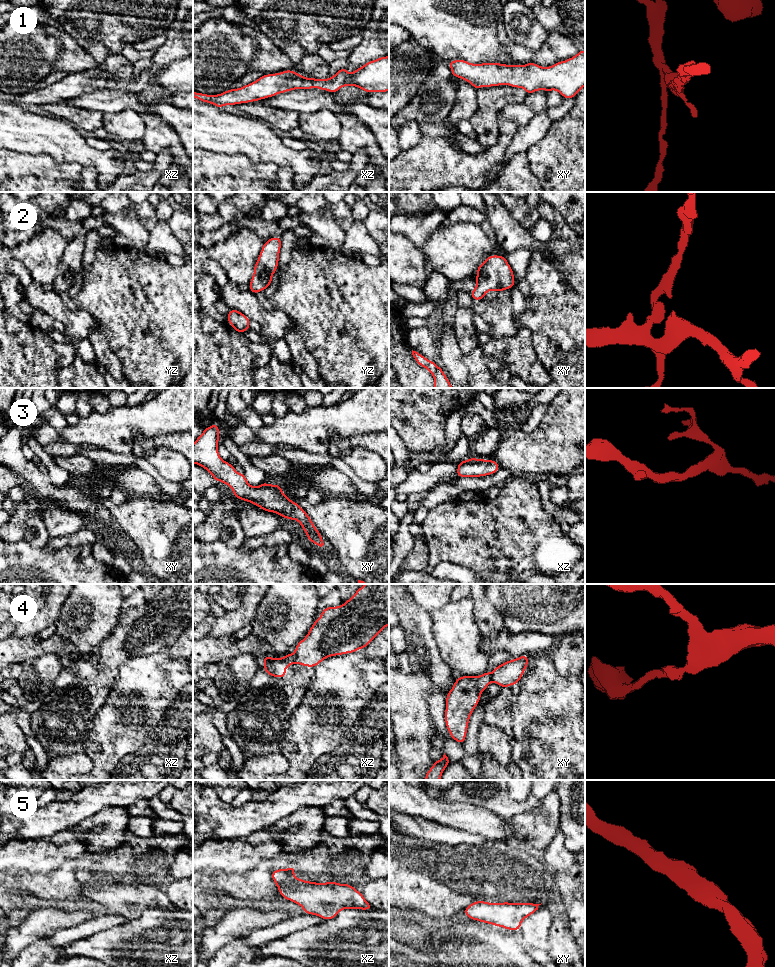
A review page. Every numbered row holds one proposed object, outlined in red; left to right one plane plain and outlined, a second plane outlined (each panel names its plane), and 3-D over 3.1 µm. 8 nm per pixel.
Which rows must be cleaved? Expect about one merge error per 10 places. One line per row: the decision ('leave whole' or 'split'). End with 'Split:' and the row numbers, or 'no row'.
1: leave whole
2: leave whole
3: leave whole
4: split
5: leave whole
Split: 4

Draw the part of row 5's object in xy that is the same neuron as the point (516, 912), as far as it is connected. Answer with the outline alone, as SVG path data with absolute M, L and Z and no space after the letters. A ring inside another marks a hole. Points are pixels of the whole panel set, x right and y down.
M475 901L464 909L464 913L472 920L518 931L522 921L535 913L541 904Z

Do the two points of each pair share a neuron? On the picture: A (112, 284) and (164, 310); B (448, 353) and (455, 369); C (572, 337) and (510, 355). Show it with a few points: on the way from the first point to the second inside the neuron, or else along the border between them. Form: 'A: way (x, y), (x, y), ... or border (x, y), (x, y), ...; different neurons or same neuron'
A: way (125, 292), (134, 301), (151, 307); same neuron
B: way (452, 357), (454, 365); same neuron
C: border (522, 327), (530, 332), (534, 352), (545, 368); different neurons

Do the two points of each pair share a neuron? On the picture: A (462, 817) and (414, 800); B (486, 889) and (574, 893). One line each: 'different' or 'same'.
A: same
B: different

